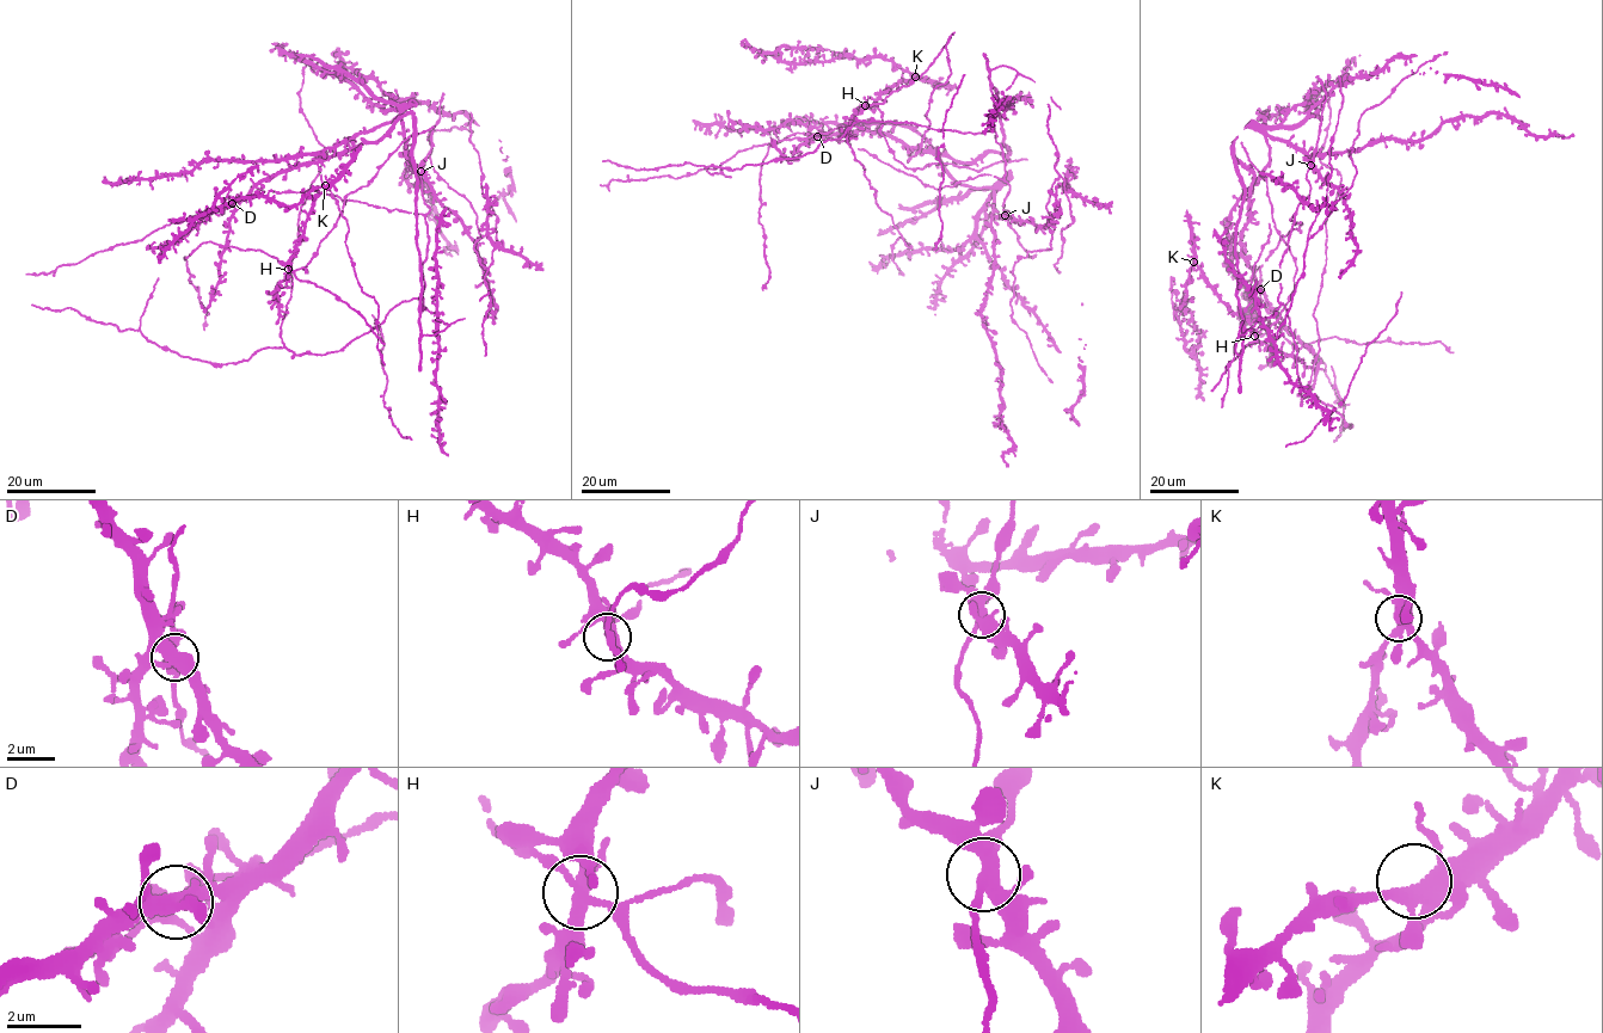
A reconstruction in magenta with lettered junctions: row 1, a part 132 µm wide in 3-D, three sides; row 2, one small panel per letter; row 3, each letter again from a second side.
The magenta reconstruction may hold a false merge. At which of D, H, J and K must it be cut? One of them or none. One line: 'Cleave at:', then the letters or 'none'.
Cleave at: none

